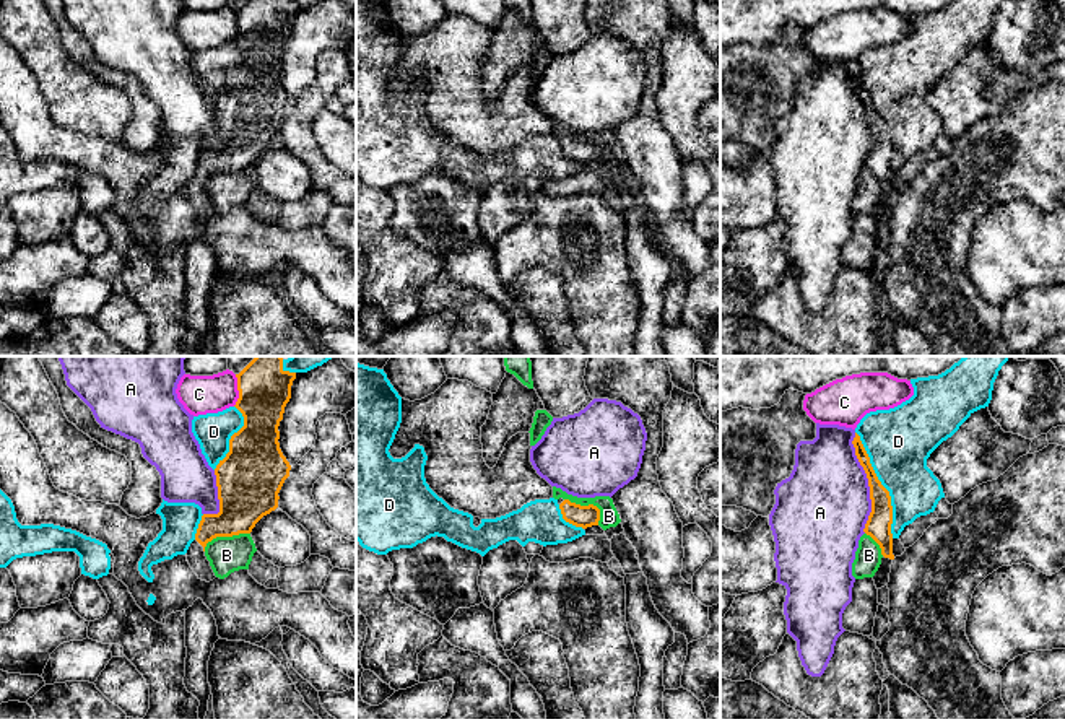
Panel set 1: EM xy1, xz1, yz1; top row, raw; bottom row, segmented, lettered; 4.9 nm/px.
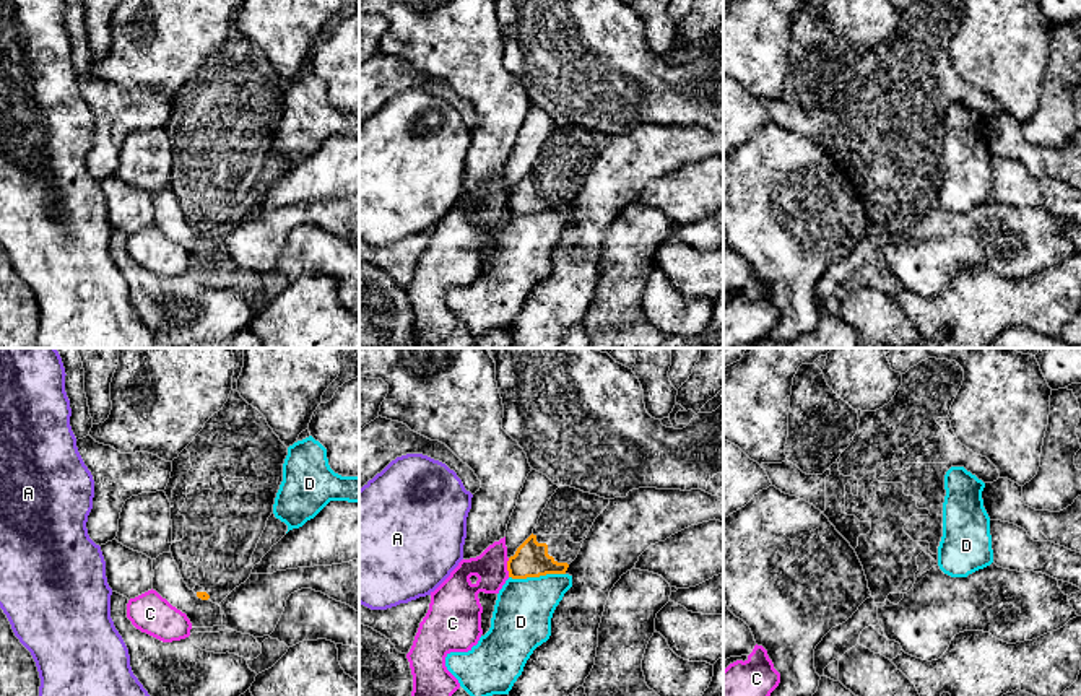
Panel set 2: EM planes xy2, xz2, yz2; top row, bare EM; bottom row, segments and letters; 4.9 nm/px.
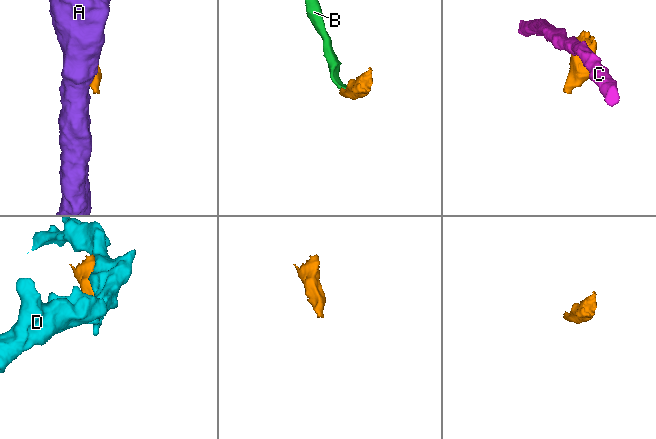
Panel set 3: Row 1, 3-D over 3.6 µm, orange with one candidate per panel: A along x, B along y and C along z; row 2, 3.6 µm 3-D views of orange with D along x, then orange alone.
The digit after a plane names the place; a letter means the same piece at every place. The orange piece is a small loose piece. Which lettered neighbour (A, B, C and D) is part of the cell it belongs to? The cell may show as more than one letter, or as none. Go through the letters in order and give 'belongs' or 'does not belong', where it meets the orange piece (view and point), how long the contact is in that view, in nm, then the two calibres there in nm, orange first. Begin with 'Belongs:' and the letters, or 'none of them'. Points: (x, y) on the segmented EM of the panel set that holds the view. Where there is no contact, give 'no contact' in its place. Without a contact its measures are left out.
Belongs: none of them
A: does not belong; meets orange in yz1 at (869, 483); contact 500 nm long; 130 nm thick on the orange side, 440 nm on the other
B: does not belong; meets orange in xy1 at (225, 535); contact 240 nm long; 280 nm thick on the orange side, 180 nm on the other
C: does not belong; meets orange in xy1 at (238, 389); contact 160 nm long; 260 nm thick on the orange side, 190 nm on the other
D: does not belong; meets orange in yz1 at (882, 485); contact 550 nm long; 130 nm thick on the orange side, 320 nm on the other

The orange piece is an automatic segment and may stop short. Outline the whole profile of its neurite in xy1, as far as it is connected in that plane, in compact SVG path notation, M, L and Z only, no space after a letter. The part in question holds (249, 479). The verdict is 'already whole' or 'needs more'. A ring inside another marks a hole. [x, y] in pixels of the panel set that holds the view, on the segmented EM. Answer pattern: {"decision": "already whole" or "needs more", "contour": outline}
{"decision": "needs more", "contour": "M255 356L236 377L239 399L234 407L242 413L244 426L231 436L229 452L215 468L220 512L202 516L195 540L185 553L193 573L206 582L216 577L205 556L206 543L216 537L250 534L263 516L278 508L278 493L291 470L280 449L278 426L291 399L296 373L283 369L281 356Z"}

